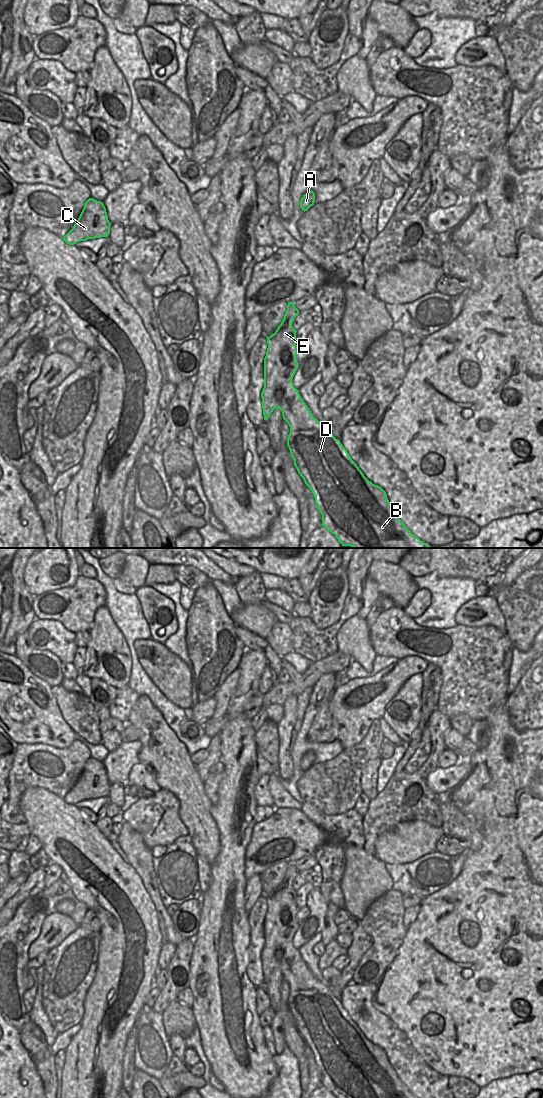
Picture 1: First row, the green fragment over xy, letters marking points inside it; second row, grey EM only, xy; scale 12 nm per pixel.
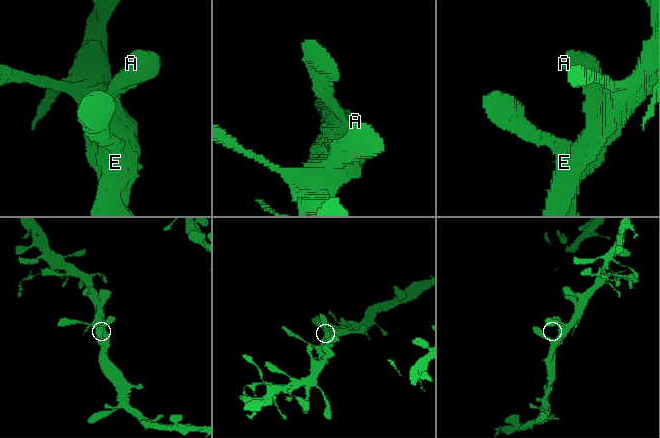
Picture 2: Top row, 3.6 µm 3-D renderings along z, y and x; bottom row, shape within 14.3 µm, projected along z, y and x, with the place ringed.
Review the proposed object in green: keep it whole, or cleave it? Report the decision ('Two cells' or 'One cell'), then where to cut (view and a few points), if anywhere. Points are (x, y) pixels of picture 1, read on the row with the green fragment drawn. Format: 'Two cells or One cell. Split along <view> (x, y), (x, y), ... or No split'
One cell. No split.

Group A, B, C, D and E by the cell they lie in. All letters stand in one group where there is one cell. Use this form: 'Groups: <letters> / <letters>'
Groups: A B C D E.

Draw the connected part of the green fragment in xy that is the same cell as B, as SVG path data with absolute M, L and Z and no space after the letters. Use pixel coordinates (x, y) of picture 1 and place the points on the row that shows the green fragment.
M288 302L287 310L281 324L274 334L267 338L267 352L264 358L264 388L261 393L264 420L267 420L275 408L282 411L283 419L290 427L287 446L294 460L294 465L303 478L306 486L312 491L315 503L322 515L322 526L335 535L342 546L353 548L432 548L407 529L392 508L386 492L378 485L369 481L357 464L351 459L340 440L336 439L330 427L319 422L311 413L306 403L294 387L292 379L299 367L296 360L296 330L292 323L299 314L294 302Z

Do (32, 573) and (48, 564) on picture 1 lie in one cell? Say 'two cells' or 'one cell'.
one cell

